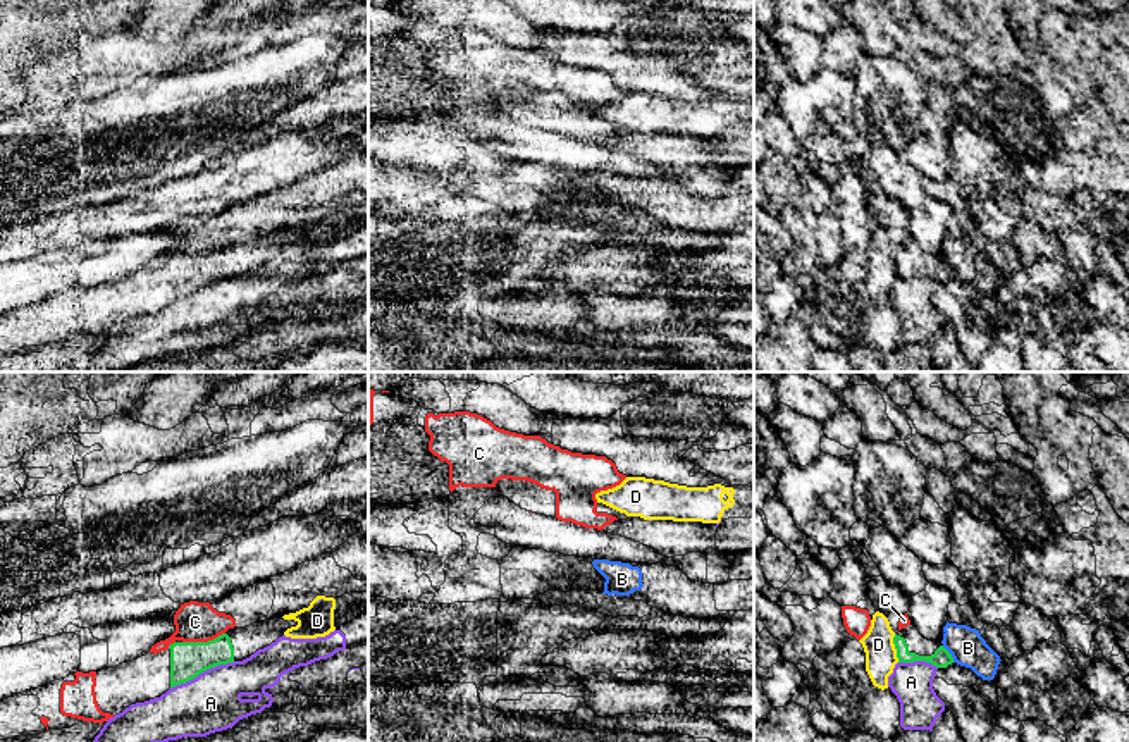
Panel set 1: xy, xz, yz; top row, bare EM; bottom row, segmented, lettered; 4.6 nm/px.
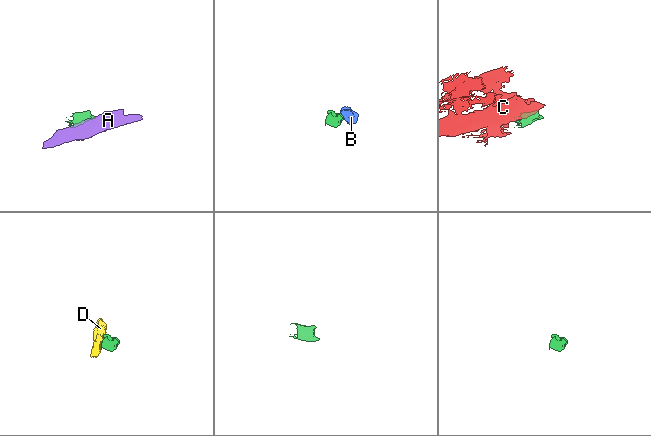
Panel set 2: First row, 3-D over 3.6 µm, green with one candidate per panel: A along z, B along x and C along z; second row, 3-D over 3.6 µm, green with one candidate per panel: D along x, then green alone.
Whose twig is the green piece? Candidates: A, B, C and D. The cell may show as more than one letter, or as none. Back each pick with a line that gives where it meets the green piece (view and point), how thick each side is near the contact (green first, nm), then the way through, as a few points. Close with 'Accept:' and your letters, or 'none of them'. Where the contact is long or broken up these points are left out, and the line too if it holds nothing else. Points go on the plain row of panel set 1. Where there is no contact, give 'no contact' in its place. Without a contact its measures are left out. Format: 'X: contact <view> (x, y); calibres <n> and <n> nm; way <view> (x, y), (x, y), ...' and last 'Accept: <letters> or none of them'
Accept: none of them

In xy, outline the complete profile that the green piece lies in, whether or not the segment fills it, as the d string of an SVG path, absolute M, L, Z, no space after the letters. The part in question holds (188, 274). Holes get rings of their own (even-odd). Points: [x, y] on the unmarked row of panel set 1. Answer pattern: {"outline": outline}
{"outline": "M279 231L244 243L229 243L208 257L174 257L162 267L148 267L102 284L95 291L96 317L103 327L115 331L131 318L160 312L210 282L250 272L296 239L298 236Z"}

